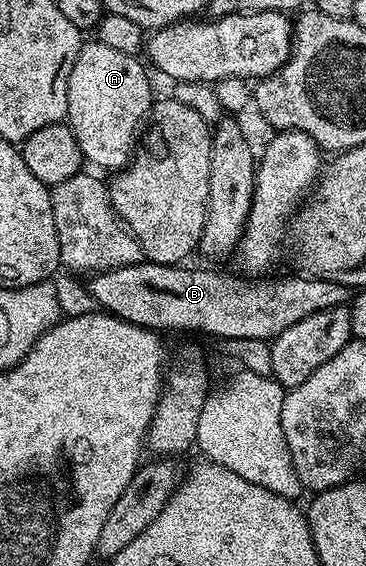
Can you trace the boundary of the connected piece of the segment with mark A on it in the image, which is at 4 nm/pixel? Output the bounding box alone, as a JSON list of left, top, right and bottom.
[66,40,153,172]

